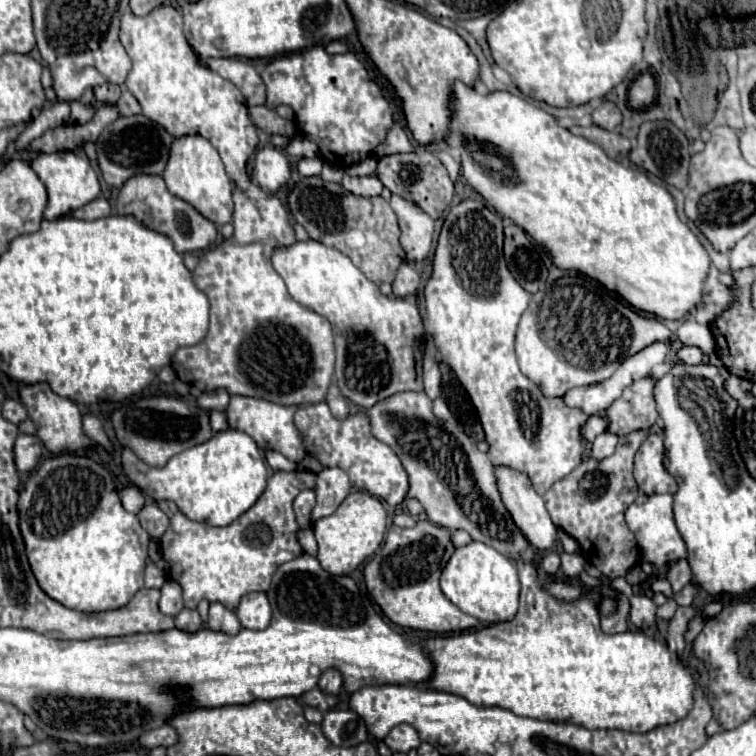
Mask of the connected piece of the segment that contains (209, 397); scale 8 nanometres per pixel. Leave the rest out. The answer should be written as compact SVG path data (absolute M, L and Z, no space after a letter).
M218 389L218 391L212 391L212 393L202 393L198 397L198 405L202 409L210 409L210 411L212 409L224 411L226 405L228 405L228 401L230 401L230 397L228 397L228 393L224 389Z

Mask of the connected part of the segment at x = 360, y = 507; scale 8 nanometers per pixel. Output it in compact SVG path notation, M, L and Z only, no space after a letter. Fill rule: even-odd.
M366 491L350 493L340 507L330 515L314 523L314 535L318 541L318 561L328 573L350 575L360 563L376 553L386 533L386 509L374 495Z

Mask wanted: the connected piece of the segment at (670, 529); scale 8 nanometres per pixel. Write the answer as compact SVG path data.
M640 493L638 499L626 511L626 523L628 523L630 531L636 535L642 557L646 561L650 561L652 565L662 567L662 565L686 559L686 545L674 525L672 495L644 495L644 493Z

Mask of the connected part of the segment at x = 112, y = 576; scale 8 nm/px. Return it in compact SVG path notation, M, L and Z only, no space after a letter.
M60 453L54 457L46 457L36 471L30 473L28 481L24 483L24 489L20 491L20 499L18 499L18 525L20 525L20 533L24 537L24 545L26 545L26 557L28 563L32 567L32 573L40 585L40 589L52 597L54 601L70 607L70 609L78 609L82 613L94 613L94 611L102 611L102 609L118 609L122 605L126 605L126 601L130 601L130 597L144 587L144 567L146 567L146 551L148 551L148 543L150 537L148 533L142 529L140 521L136 515L128 513L122 503L120 503L120 495L114 483L112 473L102 467L100 463L96 463L92 457L88 455L78 455L78 453Z

